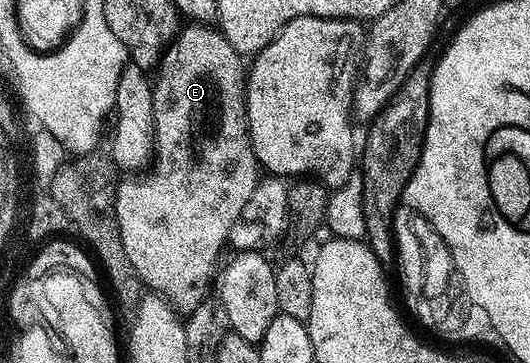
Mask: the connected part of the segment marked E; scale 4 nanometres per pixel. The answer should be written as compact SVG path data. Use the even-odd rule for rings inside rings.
M187 25L179 31L178 35L175 36L175 40L166 51L162 54L161 62L157 67L157 74L159 73L159 80L156 78L154 80L153 86L155 92L153 93L153 113L155 114L155 156L153 159L153 168L155 167L155 172L152 173L148 179L135 179L132 183L127 183L127 181L120 182L119 186L115 188L115 216L119 222L119 232L121 233L121 245L125 245L125 253L129 257L129 261L133 265L133 269L138 273L139 280L143 282L144 288L150 289L152 292L158 293L175 308L176 312L179 313L190 313L195 311L198 307L204 306L205 300L203 299L207 295L207 286L212 286L213 276L216 274L217 266L215 267L215 262L219 259L219 250L222 247L226 248L228 246L227 238L229 233L233 229L233 225L241 217L241 213L245 209L245 205L249 201L249 197L253 197L253 189L258 185L261 178L261 168L255 158L255 150L251 148L251 134L247 128L247 75L245 74L245 59L244 56L238 55L233 49L233 45L229 45L229 41L225 38L222 31L216 29L211 25Z

